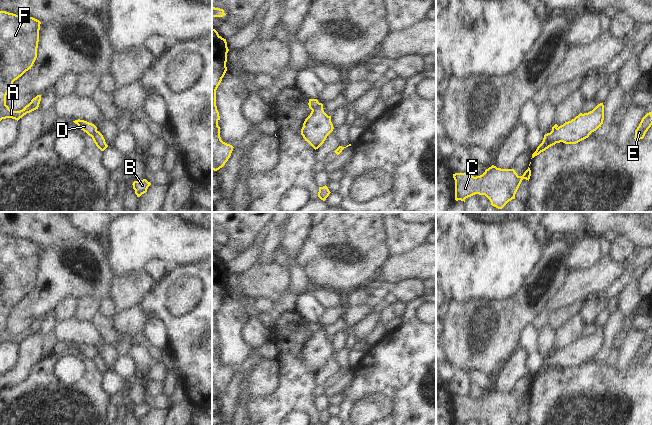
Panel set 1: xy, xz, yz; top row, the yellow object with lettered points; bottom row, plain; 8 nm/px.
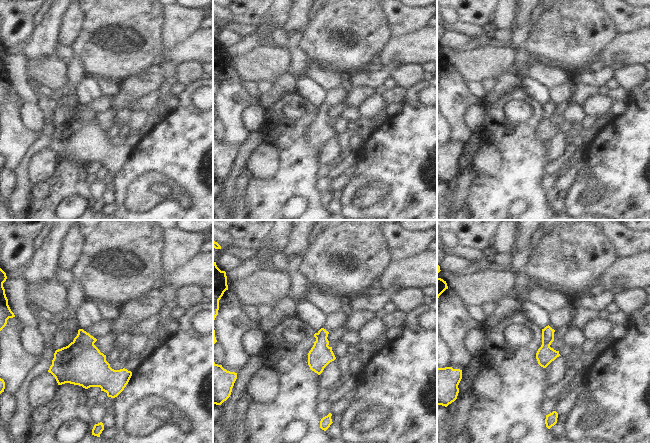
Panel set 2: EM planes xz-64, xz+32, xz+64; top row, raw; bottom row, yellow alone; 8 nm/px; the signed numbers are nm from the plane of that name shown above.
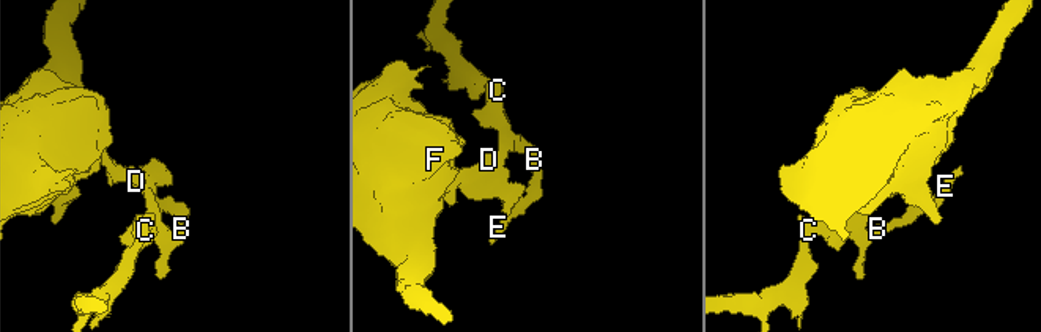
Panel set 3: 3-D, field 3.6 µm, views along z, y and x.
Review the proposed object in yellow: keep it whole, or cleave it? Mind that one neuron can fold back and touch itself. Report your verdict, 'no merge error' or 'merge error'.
merge error

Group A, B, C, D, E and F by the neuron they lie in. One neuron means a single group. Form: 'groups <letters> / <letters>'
groups A D F / B C E

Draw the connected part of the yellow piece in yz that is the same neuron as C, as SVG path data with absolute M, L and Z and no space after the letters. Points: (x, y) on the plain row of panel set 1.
M492 389L480 400L472 400L469 396L455 397L453 402L455 404L455 424L465 425L466 422L475 418L485 419L490 425L511 425L515 423L515 418L523 403L529 405L531 394L528 393L522 400L519 400L514 393L501 393Z

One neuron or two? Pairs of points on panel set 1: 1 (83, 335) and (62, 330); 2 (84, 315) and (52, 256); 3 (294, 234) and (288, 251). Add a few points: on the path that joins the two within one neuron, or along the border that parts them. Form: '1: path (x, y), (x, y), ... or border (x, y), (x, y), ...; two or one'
1: path (78, 332), (67, 331); one
2: border (99, 299), (84, 297), (77, 301); two
3: path (293, 238), (290, 247); one

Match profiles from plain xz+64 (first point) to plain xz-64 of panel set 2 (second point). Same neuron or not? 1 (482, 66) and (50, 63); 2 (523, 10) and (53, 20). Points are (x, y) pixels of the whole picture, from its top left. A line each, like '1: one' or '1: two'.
1: one
2: two

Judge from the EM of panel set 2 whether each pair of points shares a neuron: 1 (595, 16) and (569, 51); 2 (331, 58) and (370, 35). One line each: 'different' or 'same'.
1: same
2: same

